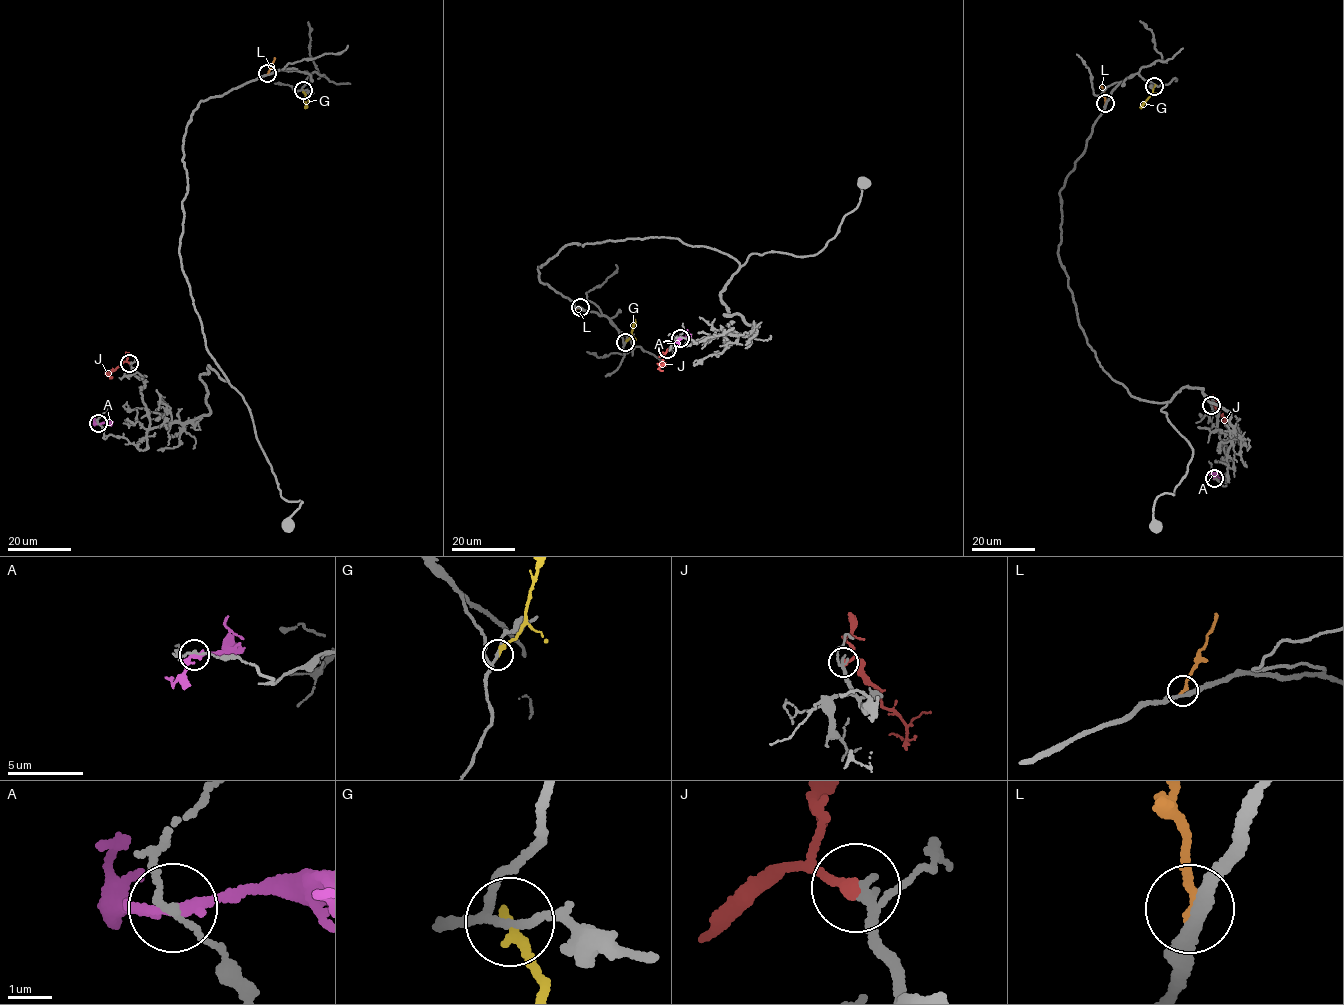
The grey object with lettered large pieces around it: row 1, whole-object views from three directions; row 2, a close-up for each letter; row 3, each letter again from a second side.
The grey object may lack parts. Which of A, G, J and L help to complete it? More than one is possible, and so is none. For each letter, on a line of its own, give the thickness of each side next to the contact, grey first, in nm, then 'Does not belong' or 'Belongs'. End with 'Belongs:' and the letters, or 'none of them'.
A: Thickness 130 nm (grey) against 260 nm. Does not belong
G: Thickness 130 nm (grey) against 220 nm. Does not belong
J: Thickness 160 nm (grey) against 320 nm. Belongs
L: Thickness 280 nm (grey) against 200 nm. Does not belong
Belongs: J

